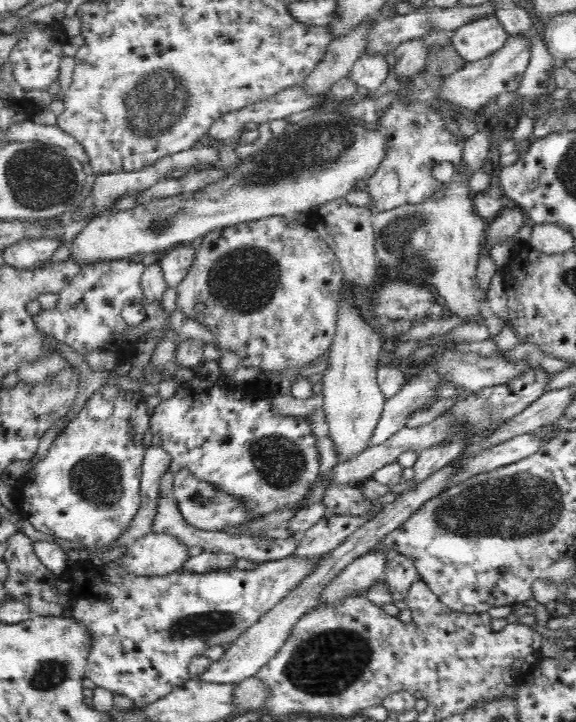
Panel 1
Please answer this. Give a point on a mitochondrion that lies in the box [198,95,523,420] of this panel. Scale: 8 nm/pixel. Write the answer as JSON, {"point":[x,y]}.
{"point":[321,145]}

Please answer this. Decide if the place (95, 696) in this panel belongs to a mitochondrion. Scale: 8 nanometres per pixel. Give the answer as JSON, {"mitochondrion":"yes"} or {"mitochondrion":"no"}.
{"mitochondrion":"no"}

